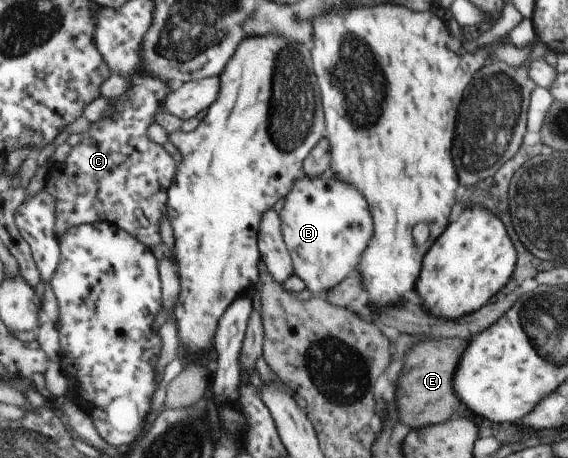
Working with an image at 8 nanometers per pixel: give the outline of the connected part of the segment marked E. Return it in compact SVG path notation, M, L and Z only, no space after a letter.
M434 338L432 341L416 343L405 357L402 368L393 382L394 417L410 429L419 429L431 424L442 423L460 407L460 399L454 392L454 371L457 370L468 343L466 339Z

